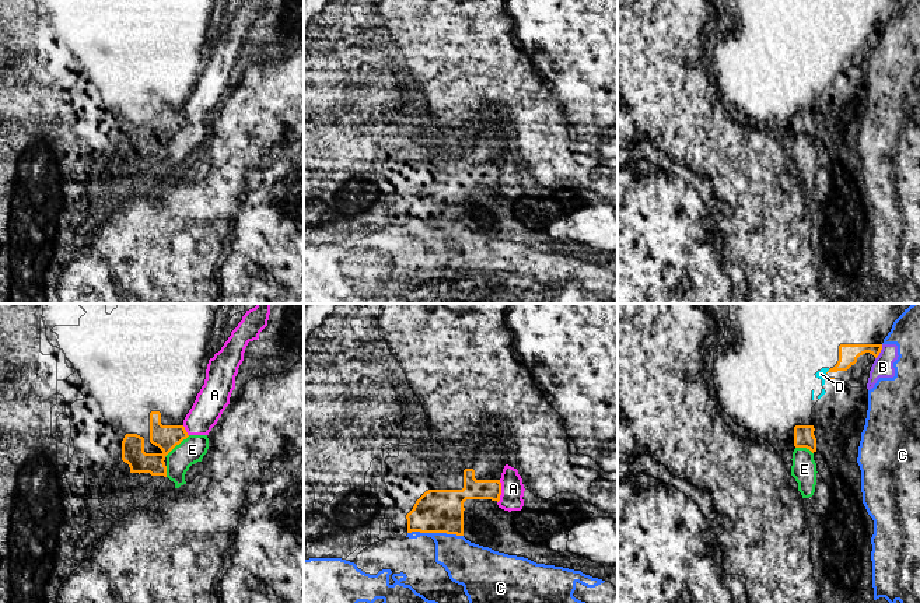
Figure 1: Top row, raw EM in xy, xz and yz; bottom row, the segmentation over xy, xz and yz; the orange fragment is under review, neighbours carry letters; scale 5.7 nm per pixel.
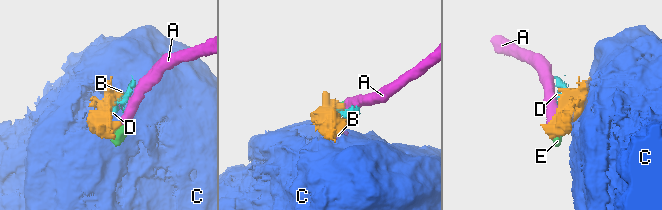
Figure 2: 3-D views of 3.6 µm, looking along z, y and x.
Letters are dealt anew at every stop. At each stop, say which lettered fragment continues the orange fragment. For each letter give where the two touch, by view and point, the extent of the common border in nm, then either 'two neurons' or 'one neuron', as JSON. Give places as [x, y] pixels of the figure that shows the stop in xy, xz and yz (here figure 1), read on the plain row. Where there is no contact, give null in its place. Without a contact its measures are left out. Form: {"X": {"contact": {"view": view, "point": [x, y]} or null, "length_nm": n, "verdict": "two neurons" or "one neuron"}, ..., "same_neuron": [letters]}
{"A": {"contact": {"view": "xz", "point": [500, 178]}, "length_nm": 140, "verdict": "two neurons"}, "B": {"contact": {"view": "yz", "point": [880, 38]}, "length_nm": 100, "verdict": "two neurons"}, "C": {"contact": {"view": "xz", "point": [436, 218]}, "length_nm": 320, "verdict": "two neurons"}, "D": {"contact": {"view": "yz", "point": [825, 62]}, "length_nm": 70, "verdict": "one neuron"}, "E": {"contact": {"view": "xy", "point": [177, 130]}, "length_nm": 200, "verdict": "two neurons"}, "same_neuron": ["D"]}

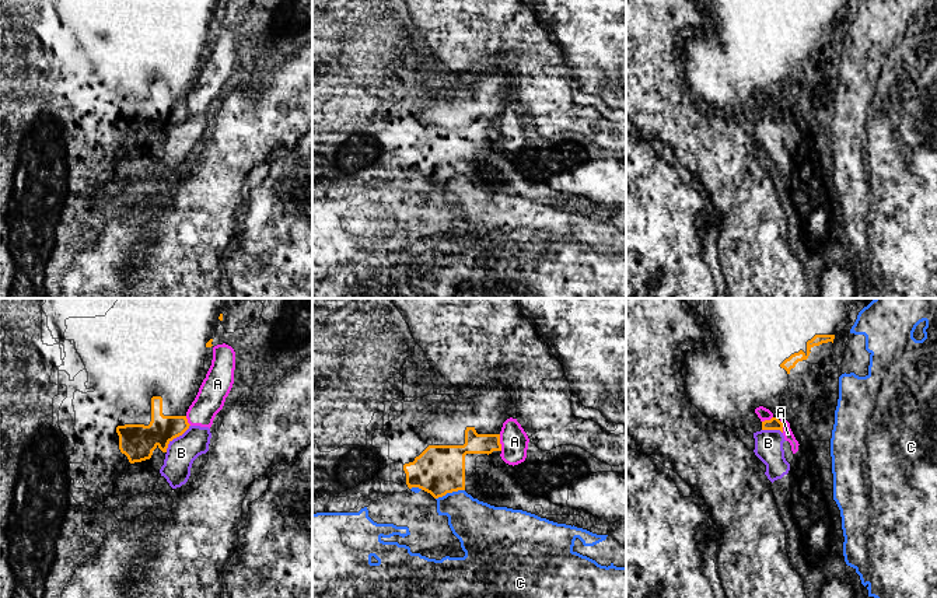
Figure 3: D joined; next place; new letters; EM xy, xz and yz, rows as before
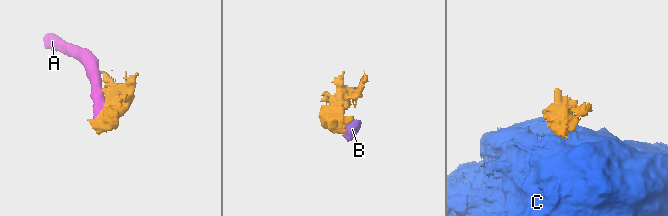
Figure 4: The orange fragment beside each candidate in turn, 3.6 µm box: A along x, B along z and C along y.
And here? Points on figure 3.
{"A": {"contact": {"view": "xz", "point": [499, 129]}, "length_nm": 100, "verdict": "two neurons"}, "B": {"contact": {"view": "xy", "point": [175, 123]}, "length_nm": 220, "verdict": "two neurons"}, "C": {"contact": {"view": "xz", "point": [450, 178]}, "length_nm": 180, "verdict": "two neurons"}, "same_neuron": []}

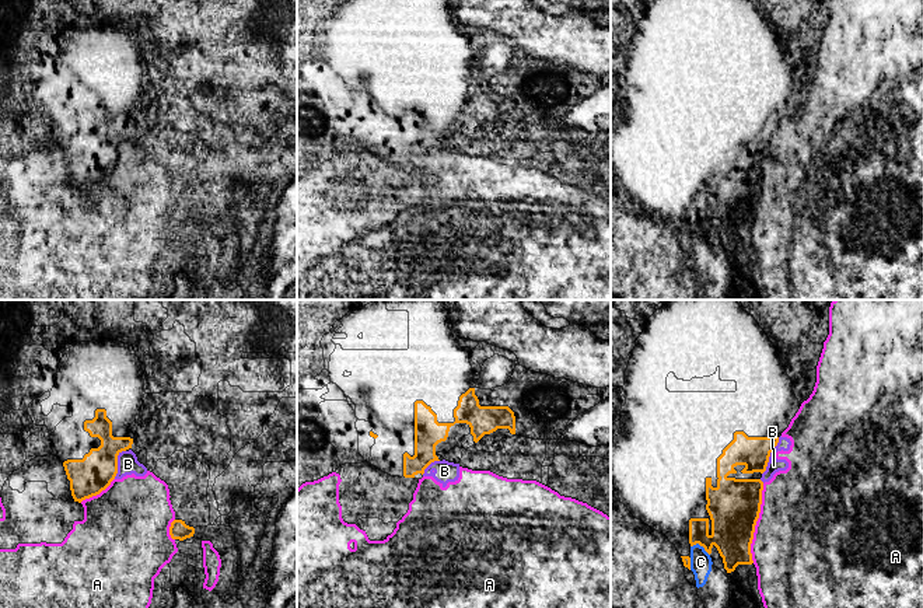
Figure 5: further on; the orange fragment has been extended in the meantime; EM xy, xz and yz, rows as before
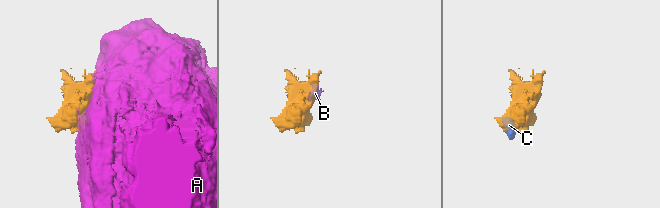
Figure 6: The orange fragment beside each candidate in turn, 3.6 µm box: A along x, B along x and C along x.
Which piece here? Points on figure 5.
{"A": {"contact": {"view": "yz", "point": [755, 209]}, "length_nm": 460, "verdict": "two neurons"}, "B": {"contact": {"view": "yz", "point": [769, 142]}, "length_nm": 240, "verdict": "two neurons"}, "C": {"contact": {"view": "yz", "point": [701, 231]}, "length_nm": 130, "verdict": "two neurons"}, "same_neuron": []}

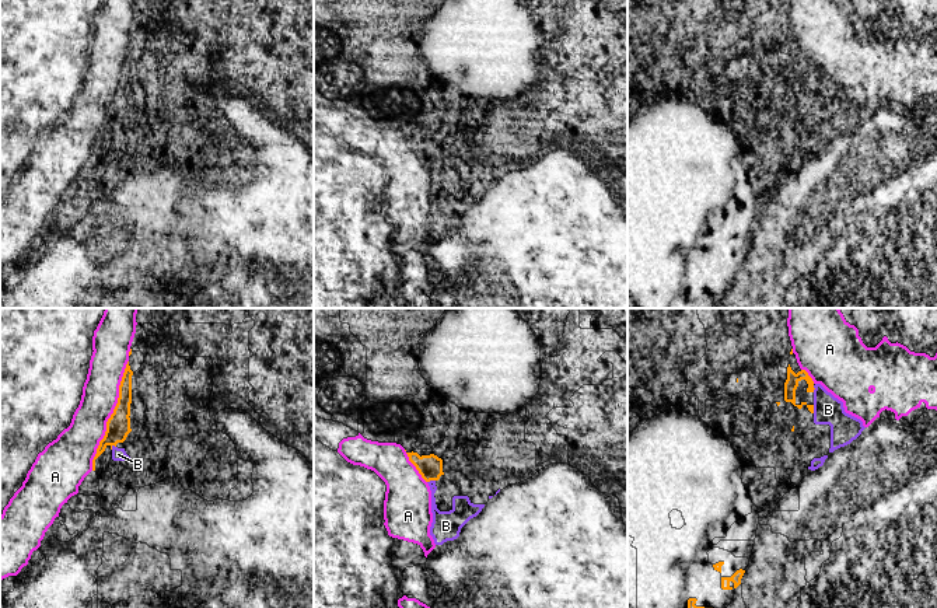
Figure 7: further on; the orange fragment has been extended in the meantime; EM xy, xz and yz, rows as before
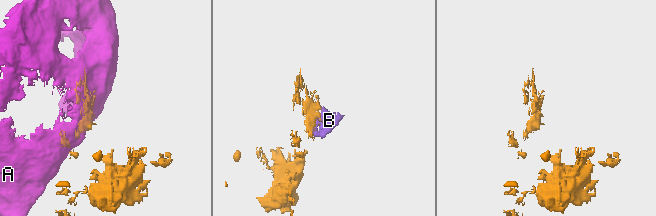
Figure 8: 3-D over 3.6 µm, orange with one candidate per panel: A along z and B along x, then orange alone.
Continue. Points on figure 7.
{"A": {"contact": {"view": "xy", "point": [111, 101]}, "length_nm": 650, "verdict": "two neurons"}, "B": {"contact": {"view": "xz", "point": [430, 166]}, "length_nm": 50, "verdict": "one neuron"}, "same_neuron": ["B"]}

